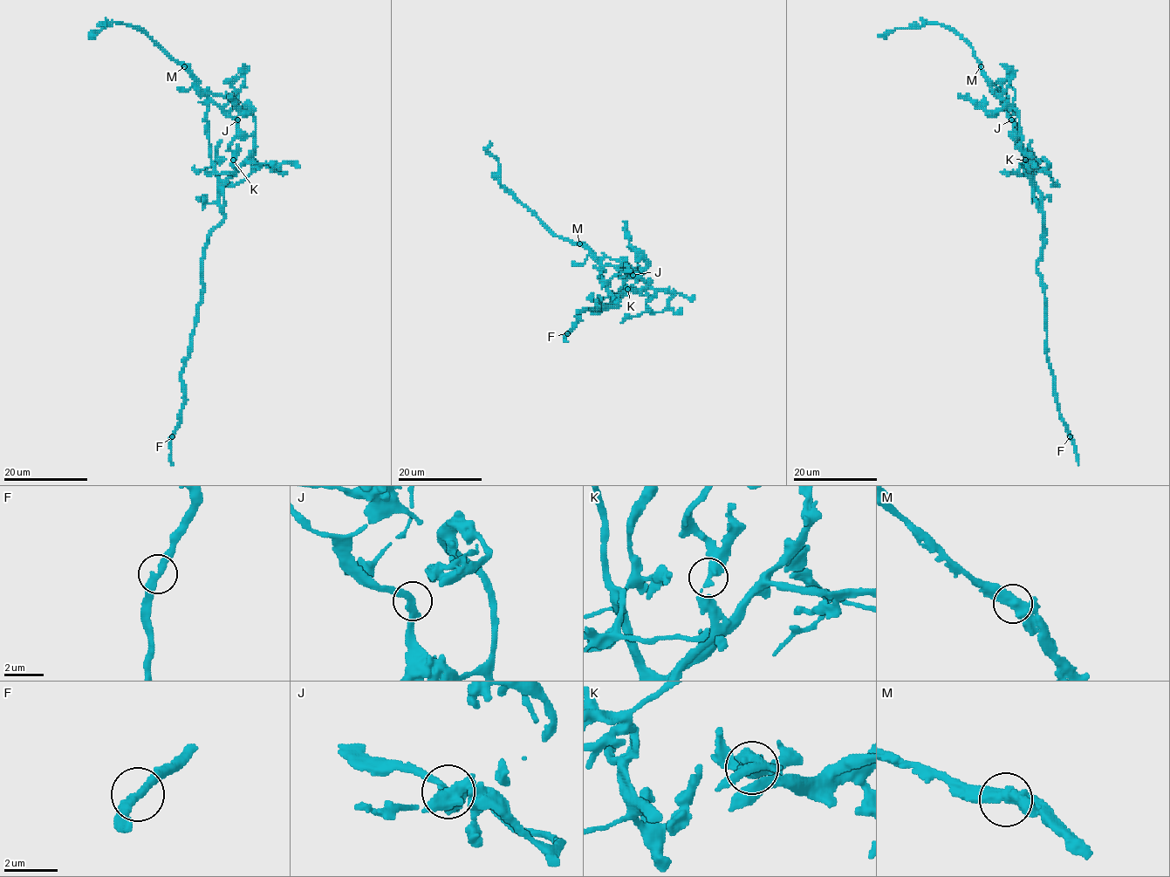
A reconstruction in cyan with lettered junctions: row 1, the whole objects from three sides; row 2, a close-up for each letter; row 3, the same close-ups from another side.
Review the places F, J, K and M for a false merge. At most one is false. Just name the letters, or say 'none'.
M

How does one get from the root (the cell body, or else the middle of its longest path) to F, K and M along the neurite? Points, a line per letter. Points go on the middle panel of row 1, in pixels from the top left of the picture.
F: (613, 298), (618, 306), (601, 306), (597, 300), (595, 308), (582, 309), (567, 333)
K: (613, 298), (627, 288)
M: (613, 298), (603, 282), (600, 261), (579, 244)

